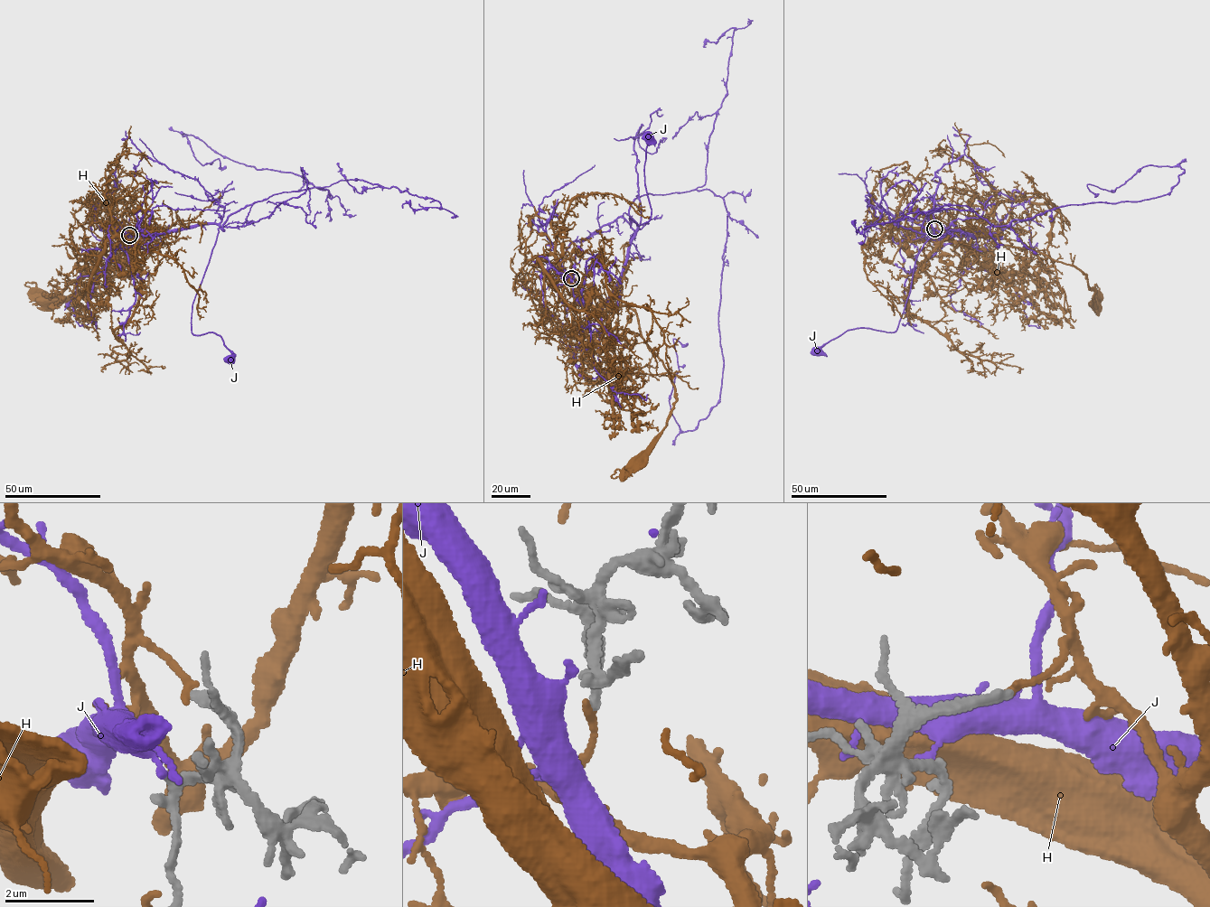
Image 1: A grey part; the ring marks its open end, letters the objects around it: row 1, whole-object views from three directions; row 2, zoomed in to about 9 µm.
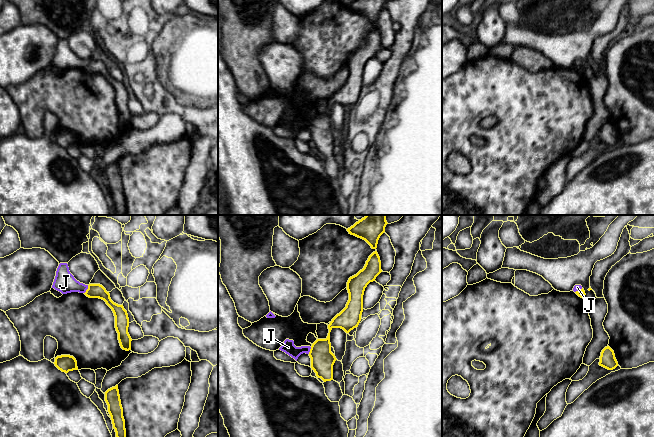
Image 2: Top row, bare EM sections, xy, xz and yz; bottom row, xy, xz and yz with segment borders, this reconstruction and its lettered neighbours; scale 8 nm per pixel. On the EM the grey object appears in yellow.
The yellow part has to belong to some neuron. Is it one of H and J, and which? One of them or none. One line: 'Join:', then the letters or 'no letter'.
Join: no letter

